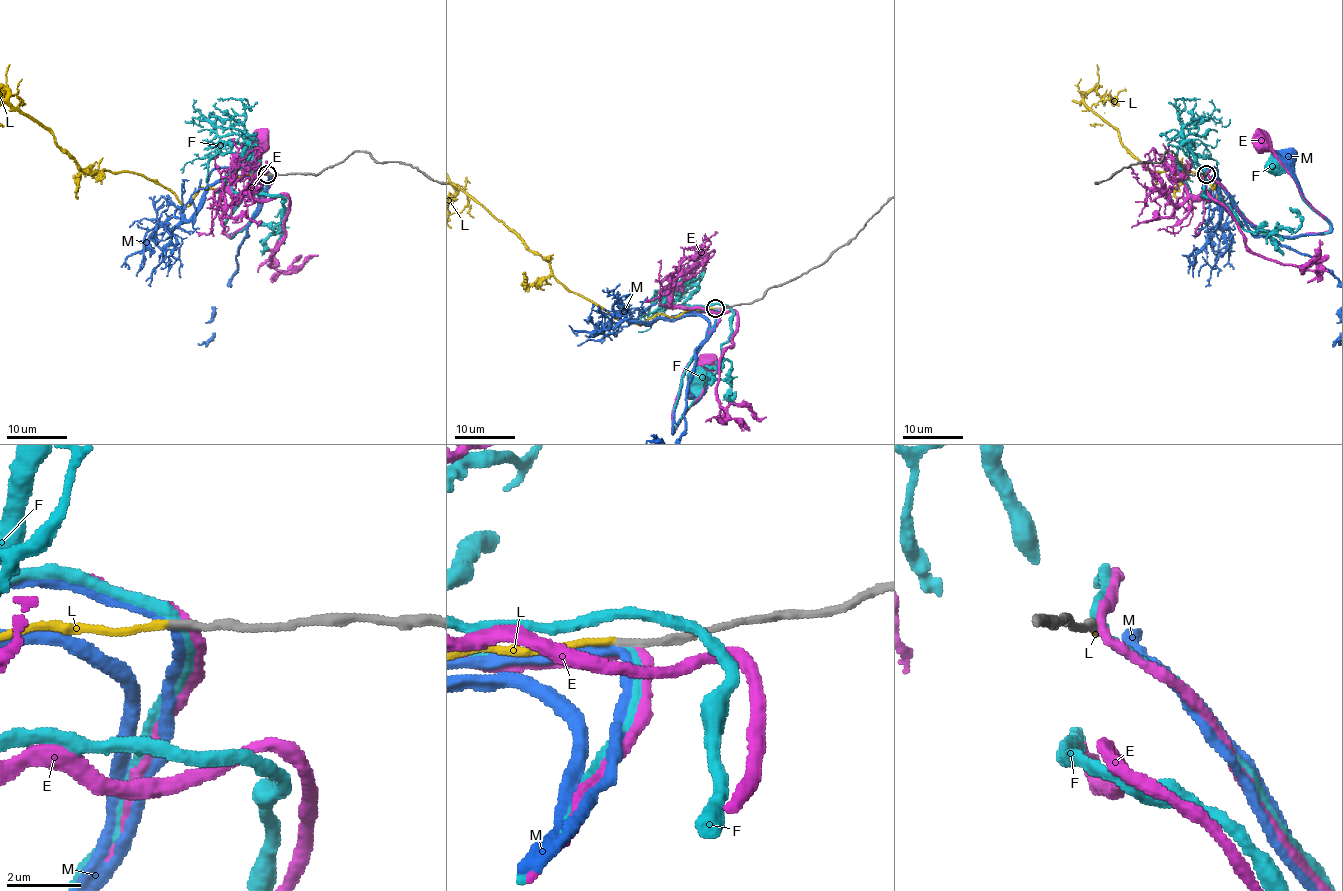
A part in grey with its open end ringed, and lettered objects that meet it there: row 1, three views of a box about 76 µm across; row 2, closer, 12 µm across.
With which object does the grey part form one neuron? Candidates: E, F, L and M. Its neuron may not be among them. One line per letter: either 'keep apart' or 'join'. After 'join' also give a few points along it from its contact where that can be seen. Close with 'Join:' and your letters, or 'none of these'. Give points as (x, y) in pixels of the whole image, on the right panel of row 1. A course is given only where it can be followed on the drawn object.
E: keep apart
F: keep apart
L: join
M: keep apart
Join: L

